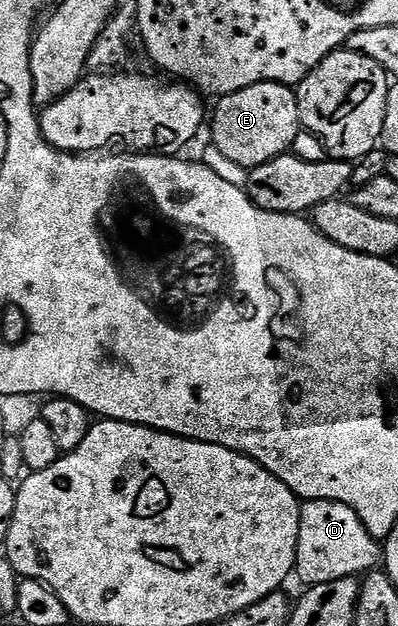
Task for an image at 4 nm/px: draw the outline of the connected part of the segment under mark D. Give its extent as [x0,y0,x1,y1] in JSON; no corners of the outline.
[296,500,380,587]

